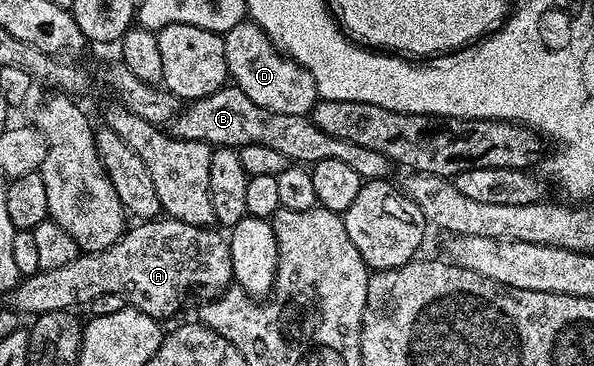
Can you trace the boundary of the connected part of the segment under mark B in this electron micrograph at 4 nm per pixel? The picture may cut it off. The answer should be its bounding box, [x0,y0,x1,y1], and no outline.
[172,87,392,179]

